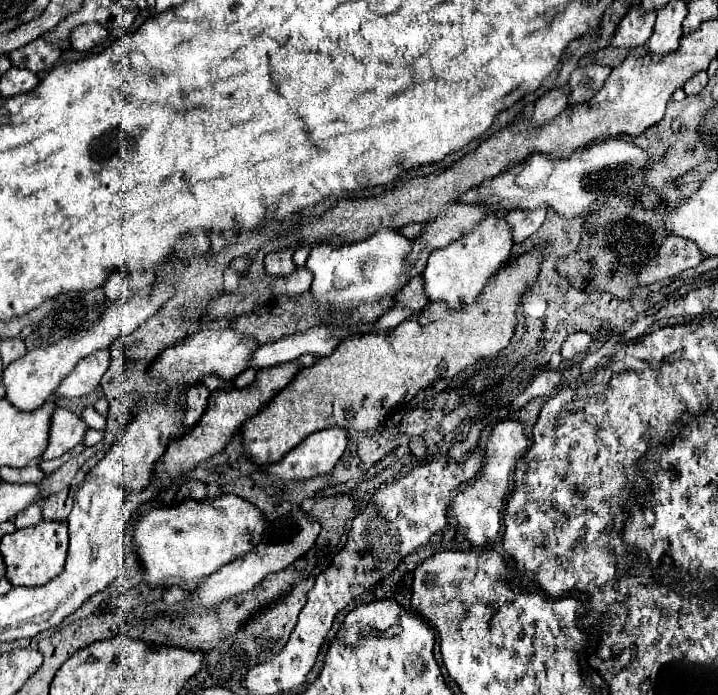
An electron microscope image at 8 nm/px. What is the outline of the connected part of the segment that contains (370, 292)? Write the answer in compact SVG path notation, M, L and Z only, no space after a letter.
M382 228L374 236L362 242L330 246L318 244L312 248L306 268L314 274L312 296L316 298L318 308L350 310L360 304L376 302L378 298L400 288L400 282L406 274L406 256L410 252L410 240L396 230Z

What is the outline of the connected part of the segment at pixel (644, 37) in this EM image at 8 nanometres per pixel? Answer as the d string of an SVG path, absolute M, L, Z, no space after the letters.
M630 8L624 16L624 20L618 26L618 32L614 34L612 46L618 48L634 48L642 46L650 40L654 32L654 20L656 20L656 10L644 10L644 8Z

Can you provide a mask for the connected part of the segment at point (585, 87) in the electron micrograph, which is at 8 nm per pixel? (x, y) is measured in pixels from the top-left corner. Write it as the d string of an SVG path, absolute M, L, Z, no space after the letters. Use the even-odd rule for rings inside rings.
M598 64L576 68L572 72L572 76L570 76L570 88L572 88L570 102L574 104L574 102L586 102L586 100L590 100L604 86L604 82L610 76L610 70L612 68L598 66Z

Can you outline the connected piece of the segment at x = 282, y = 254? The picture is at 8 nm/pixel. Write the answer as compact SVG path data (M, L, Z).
M280 250L280 252L272 252L266 256L266 272L272 272L276 276L286 276L292 274L296 270L296 264L292 260L294 250Z

